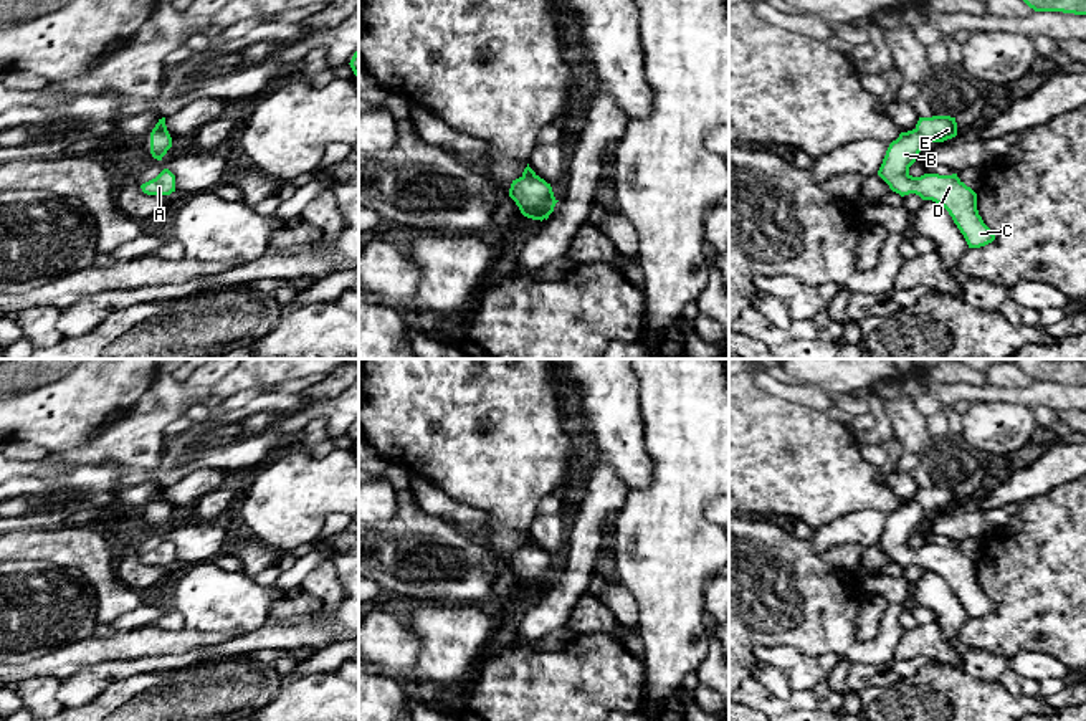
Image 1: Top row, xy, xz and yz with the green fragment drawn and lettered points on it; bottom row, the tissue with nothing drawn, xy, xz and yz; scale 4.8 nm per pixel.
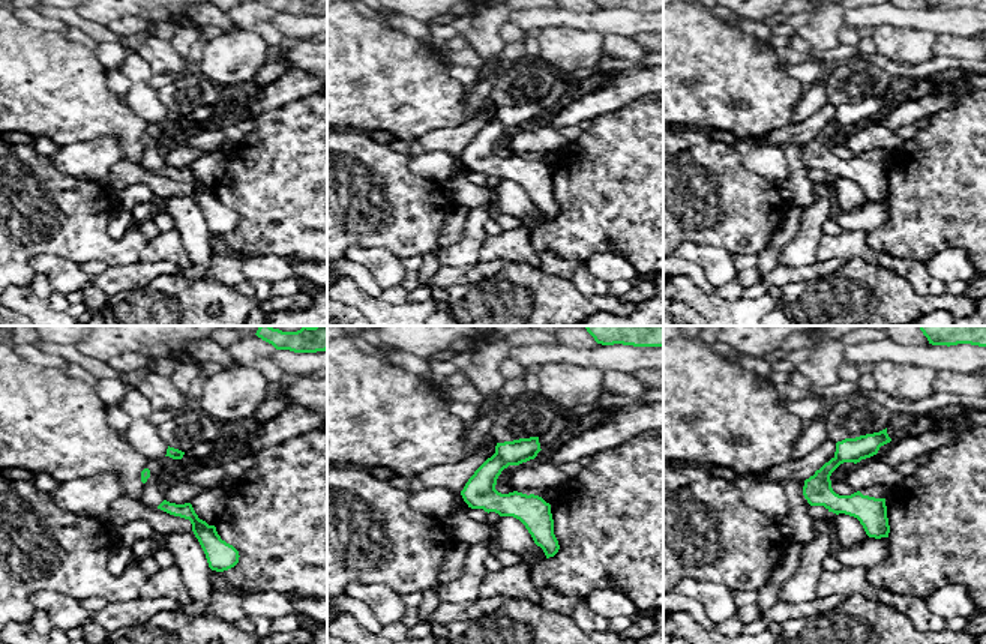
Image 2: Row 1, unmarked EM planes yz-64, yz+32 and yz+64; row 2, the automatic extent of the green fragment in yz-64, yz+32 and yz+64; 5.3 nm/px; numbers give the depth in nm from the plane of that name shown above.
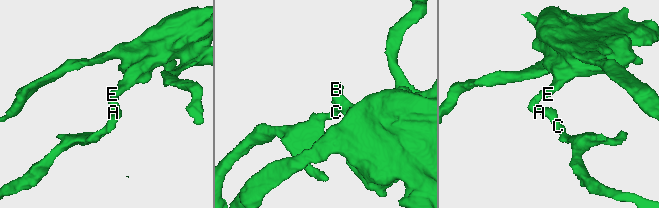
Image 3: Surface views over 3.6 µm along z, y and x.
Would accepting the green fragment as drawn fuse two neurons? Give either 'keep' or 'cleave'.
cleave

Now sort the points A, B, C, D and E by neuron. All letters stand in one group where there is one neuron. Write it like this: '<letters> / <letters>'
A B C D / E

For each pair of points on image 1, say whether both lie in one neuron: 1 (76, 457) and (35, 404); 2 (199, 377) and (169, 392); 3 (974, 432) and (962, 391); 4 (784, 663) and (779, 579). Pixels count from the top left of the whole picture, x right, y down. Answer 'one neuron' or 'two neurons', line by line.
1: two neurons
2: two neurons
3: two neurons
4: two neurons

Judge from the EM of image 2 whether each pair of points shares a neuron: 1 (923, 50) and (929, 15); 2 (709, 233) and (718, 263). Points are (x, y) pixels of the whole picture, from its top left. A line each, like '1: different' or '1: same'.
1: different
2: different

